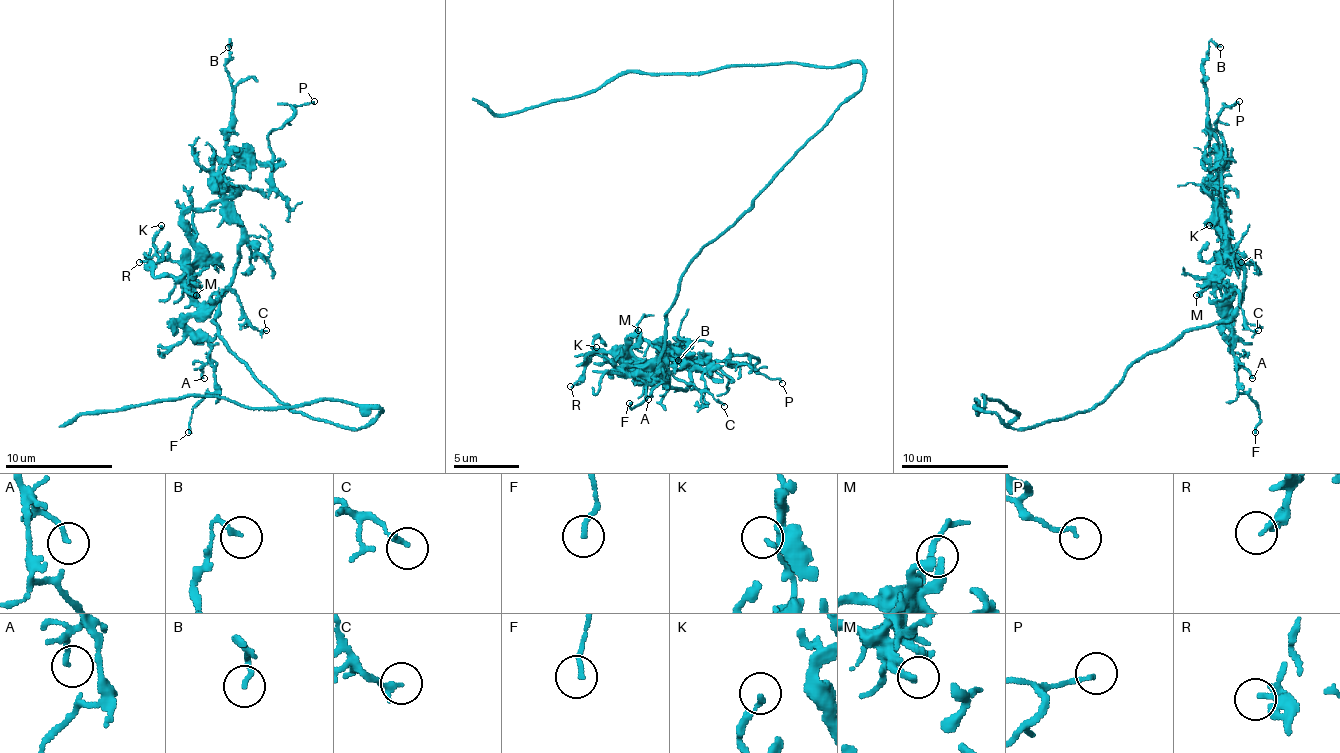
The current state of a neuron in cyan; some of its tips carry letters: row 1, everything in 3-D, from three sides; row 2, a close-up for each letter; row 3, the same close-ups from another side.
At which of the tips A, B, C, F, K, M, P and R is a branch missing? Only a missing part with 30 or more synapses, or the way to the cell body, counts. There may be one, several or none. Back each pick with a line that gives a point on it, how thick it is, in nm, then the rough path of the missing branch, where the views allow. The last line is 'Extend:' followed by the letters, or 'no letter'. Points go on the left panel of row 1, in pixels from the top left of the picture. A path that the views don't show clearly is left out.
Extend: no letter

